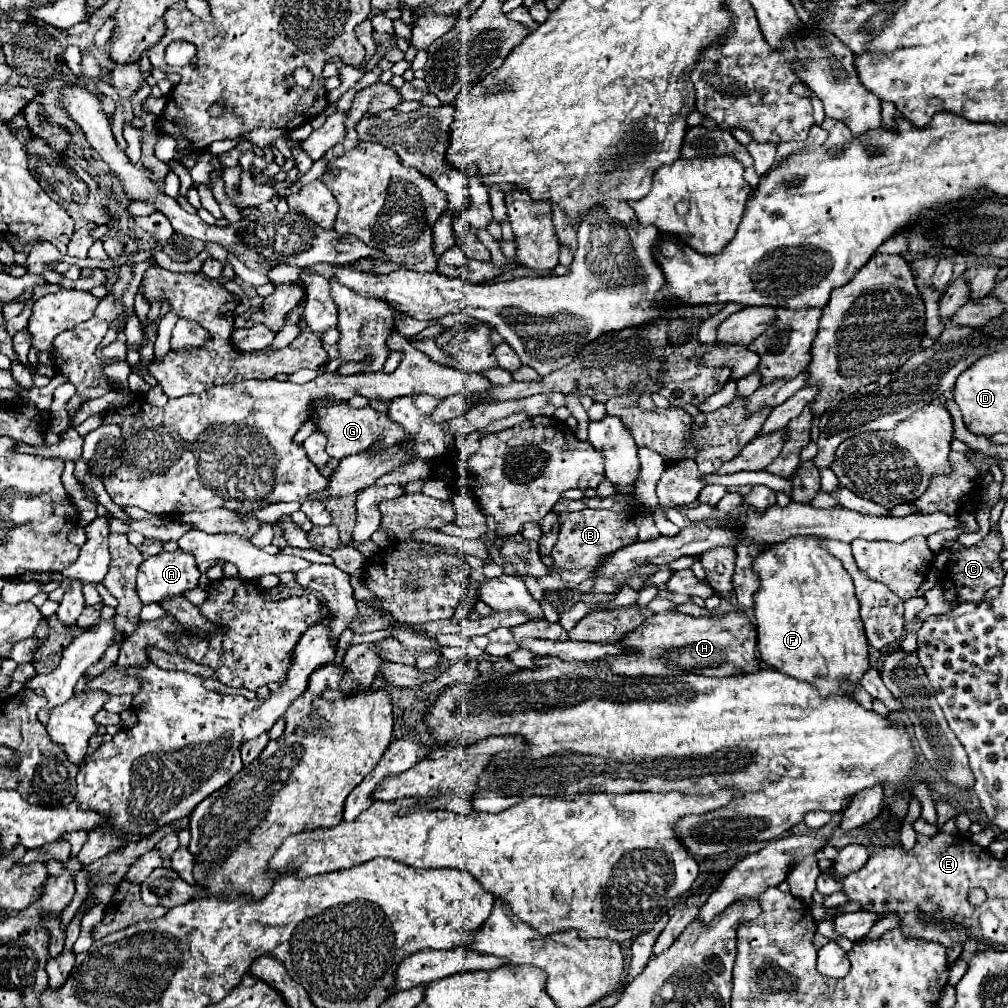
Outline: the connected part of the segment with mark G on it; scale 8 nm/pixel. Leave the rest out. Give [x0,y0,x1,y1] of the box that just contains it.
[312,404,406,458]

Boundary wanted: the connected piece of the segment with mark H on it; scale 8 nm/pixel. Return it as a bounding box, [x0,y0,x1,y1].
[606,612,760,676]

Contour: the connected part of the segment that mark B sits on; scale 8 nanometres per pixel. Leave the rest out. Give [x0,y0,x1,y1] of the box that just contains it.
[538,510,638,592]

